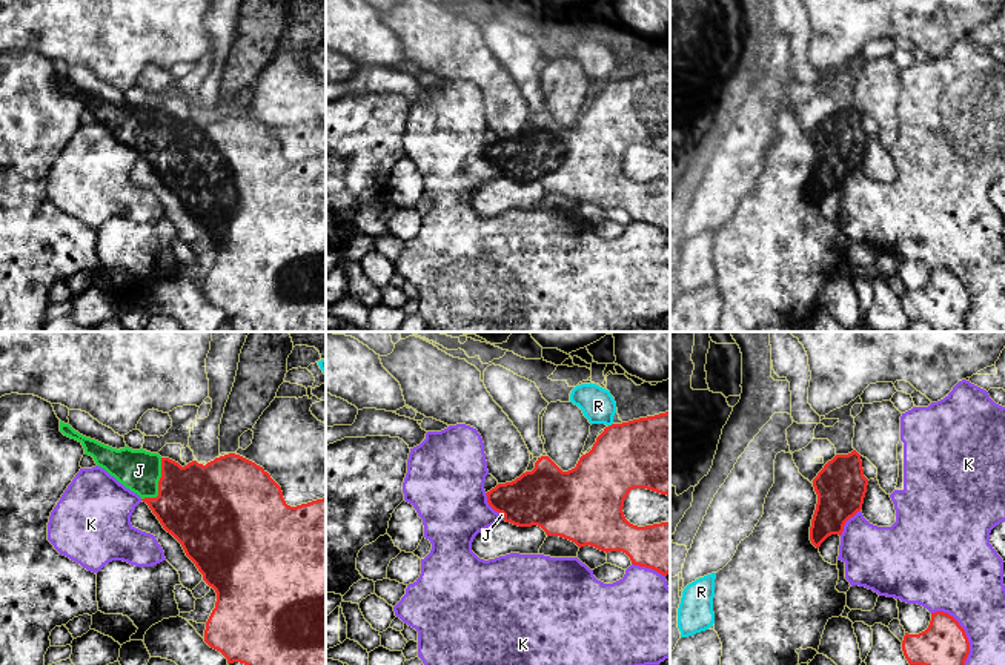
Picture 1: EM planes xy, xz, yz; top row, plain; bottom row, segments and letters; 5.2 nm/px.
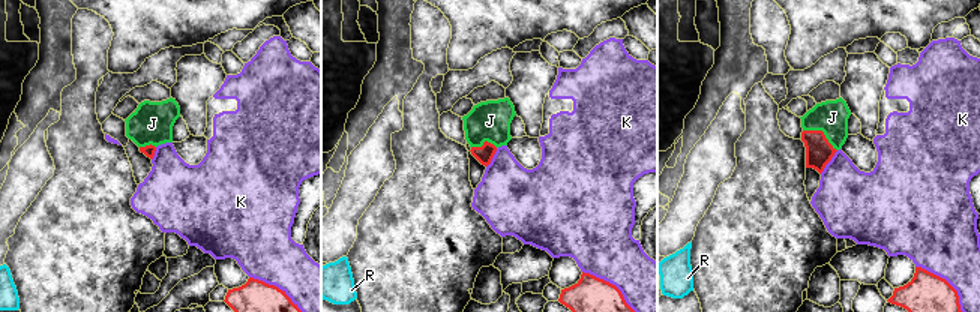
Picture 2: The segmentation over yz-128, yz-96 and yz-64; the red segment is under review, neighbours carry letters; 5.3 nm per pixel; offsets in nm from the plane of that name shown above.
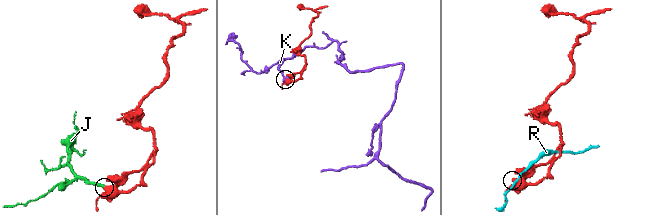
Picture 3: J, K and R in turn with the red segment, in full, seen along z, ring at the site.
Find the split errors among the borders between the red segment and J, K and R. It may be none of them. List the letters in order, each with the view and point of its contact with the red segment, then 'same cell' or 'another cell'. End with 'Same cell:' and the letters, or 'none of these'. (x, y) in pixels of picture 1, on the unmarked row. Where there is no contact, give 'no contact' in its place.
J: contact xy (159, 140); same cell
K: contact yz (965, 292); another cell
R: contact xz (612, 80); another cell
Same cell: J

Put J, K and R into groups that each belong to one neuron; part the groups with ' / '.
J / K / R

